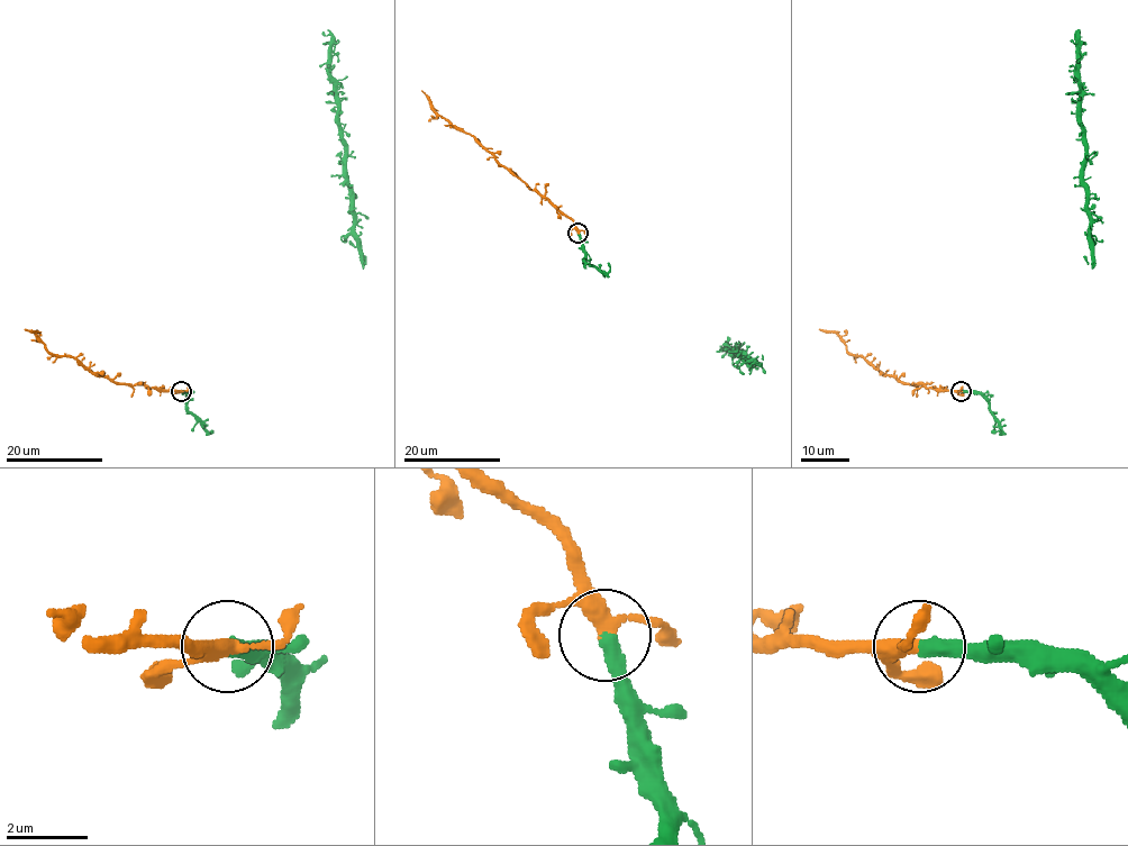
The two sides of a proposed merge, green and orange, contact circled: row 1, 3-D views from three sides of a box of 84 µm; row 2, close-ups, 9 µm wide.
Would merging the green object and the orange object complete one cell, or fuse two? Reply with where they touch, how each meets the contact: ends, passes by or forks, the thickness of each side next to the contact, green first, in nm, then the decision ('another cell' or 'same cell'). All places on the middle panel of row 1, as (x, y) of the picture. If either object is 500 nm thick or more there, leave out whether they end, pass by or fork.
(578, 233) | green ends | orange passes by | 380/340 nm | same cell

